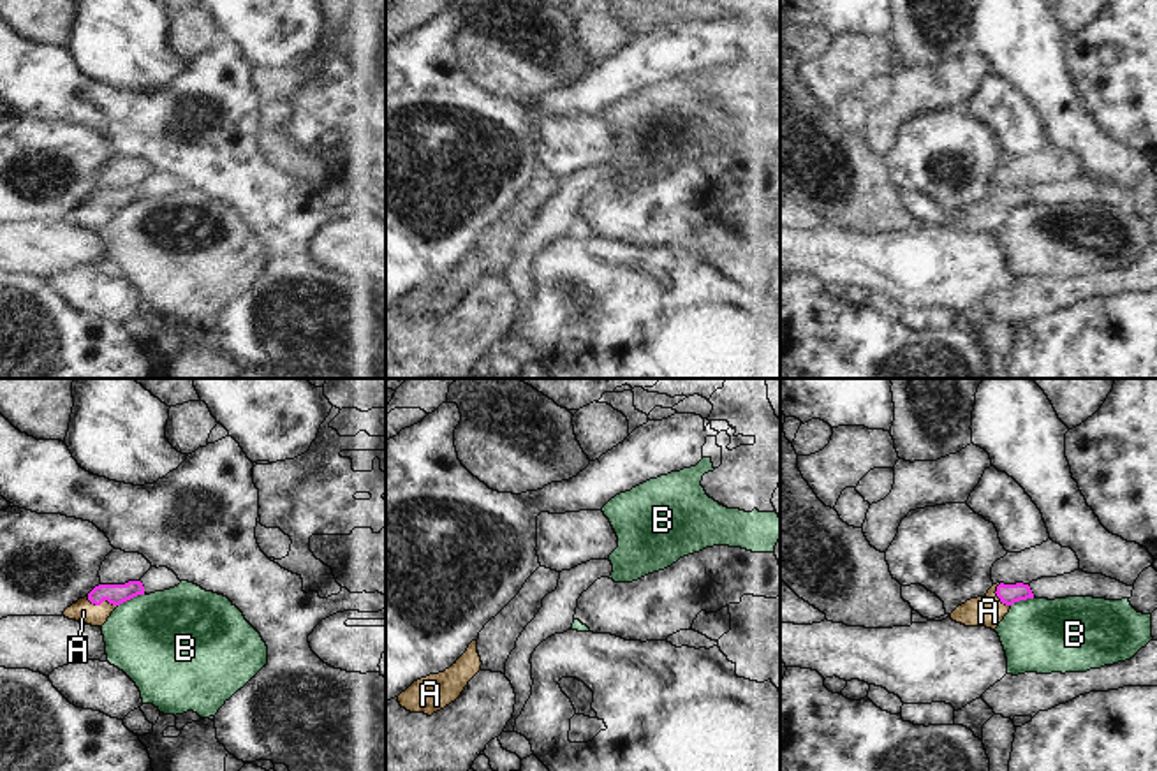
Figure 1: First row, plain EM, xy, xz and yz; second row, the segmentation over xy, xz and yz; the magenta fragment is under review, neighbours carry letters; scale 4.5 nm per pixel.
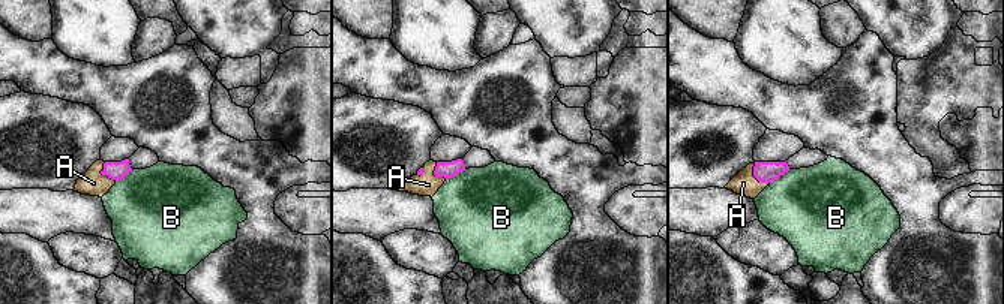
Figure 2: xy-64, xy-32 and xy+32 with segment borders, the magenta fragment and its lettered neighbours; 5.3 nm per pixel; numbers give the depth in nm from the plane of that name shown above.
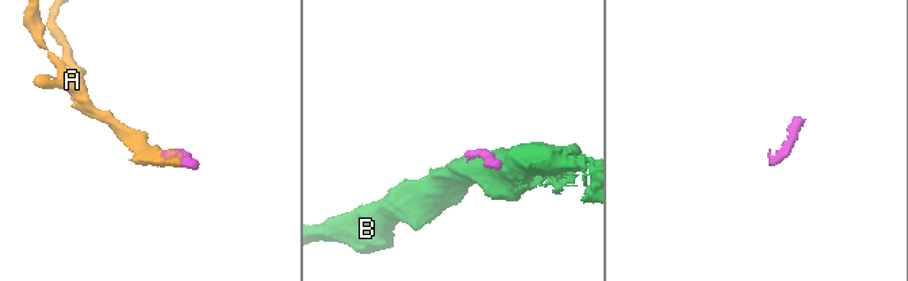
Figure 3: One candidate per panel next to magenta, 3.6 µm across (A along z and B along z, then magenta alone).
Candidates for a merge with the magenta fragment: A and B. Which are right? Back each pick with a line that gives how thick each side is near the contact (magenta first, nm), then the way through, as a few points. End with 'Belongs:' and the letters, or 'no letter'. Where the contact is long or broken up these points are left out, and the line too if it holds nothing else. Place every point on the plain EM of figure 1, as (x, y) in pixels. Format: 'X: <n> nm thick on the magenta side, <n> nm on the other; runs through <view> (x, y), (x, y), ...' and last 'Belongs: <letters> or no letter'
A: 100 nm thick on the magenta side, 110 nm on the other
Belongs: A

